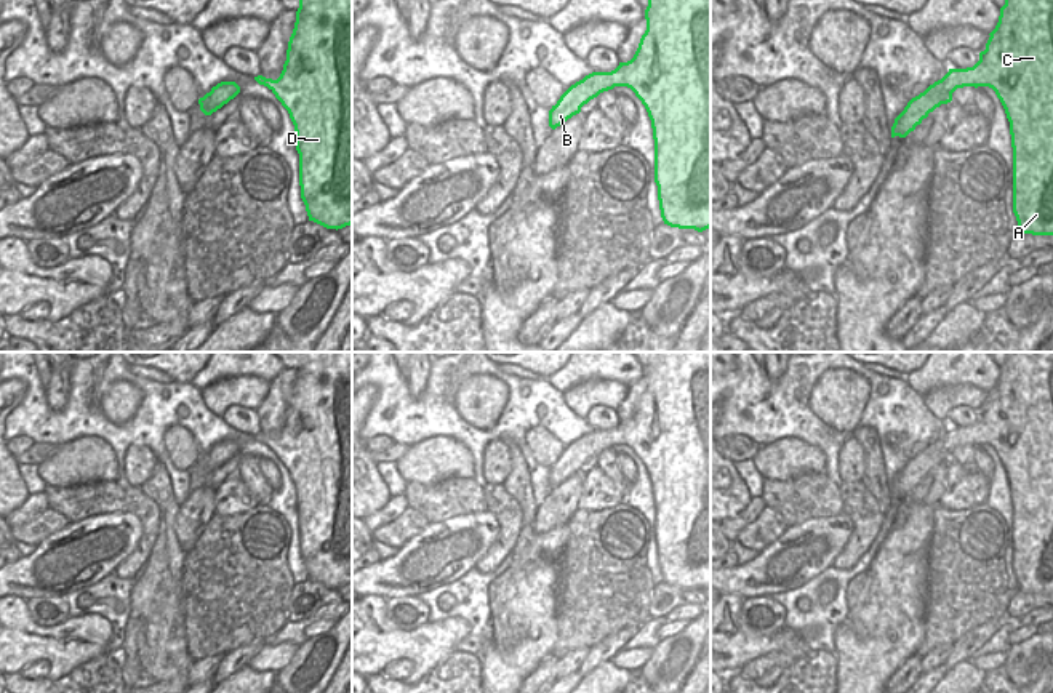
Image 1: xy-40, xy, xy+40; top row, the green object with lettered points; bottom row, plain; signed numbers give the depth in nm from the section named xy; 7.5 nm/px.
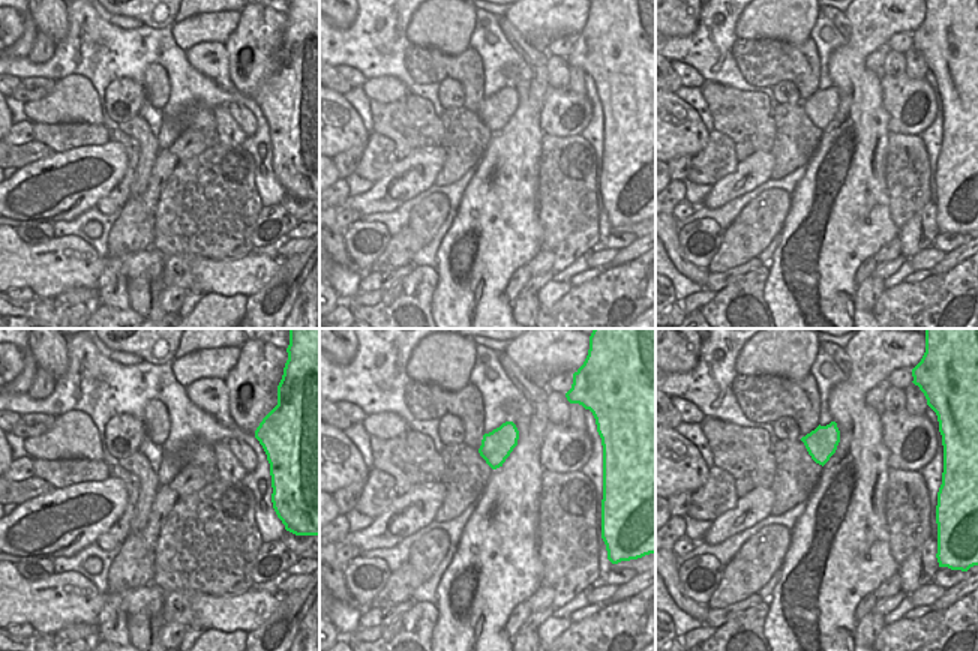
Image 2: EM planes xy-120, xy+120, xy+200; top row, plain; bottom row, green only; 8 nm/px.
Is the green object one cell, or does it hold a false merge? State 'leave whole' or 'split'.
leave whole

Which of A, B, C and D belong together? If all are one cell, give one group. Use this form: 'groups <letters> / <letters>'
groups A B C D

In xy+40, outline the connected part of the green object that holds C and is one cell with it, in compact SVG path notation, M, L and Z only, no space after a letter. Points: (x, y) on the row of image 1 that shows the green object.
M1005 0L986 50L973 67L949 72L923 93L912 98L895 118L891 138L906 138L941 104L952 101L952 93L963 86L989 86L1000 99L1010 122L1013 147L1013 213L1023 234L1053 235L1053 0Z

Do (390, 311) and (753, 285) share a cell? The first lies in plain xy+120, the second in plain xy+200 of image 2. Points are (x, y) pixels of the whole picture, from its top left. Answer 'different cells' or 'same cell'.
same cell

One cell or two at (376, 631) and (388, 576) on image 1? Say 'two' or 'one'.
two

